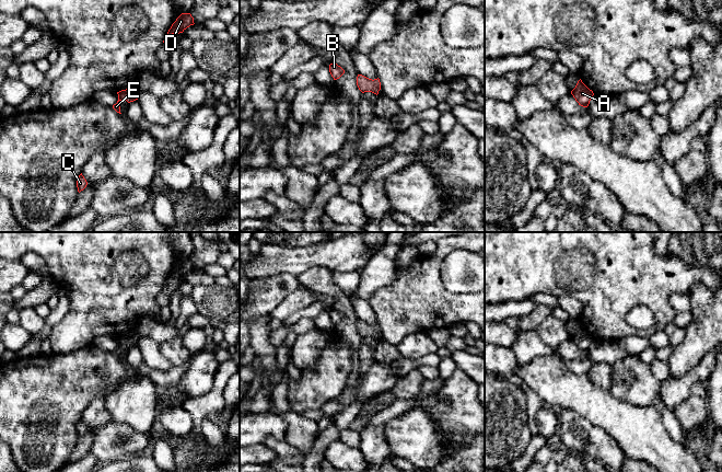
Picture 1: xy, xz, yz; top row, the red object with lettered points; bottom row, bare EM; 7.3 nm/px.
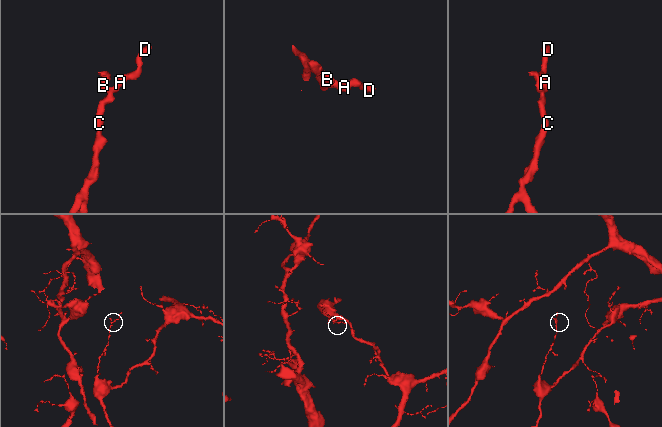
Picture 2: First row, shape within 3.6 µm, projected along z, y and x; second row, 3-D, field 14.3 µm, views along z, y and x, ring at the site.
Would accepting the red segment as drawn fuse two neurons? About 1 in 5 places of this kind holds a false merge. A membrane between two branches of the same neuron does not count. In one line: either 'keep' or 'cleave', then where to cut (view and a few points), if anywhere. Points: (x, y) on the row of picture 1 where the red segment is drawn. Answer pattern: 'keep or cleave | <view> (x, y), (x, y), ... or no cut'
keep | no cut

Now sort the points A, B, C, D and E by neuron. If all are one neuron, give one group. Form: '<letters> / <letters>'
A B C D E

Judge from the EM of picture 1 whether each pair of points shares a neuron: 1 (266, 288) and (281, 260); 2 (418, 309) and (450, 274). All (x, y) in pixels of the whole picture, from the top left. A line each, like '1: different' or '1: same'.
1: different
2: different

